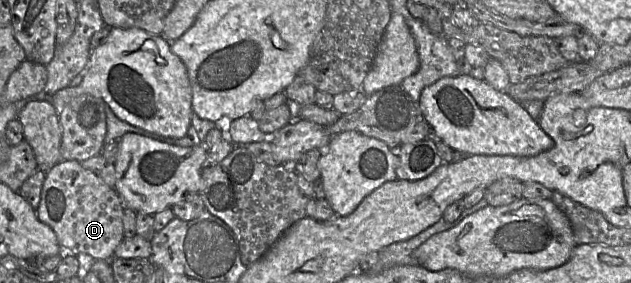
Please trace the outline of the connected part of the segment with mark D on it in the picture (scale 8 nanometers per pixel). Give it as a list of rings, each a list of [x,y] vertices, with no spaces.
[[[61,160],[48,172],[42,186],[36,217],[55,233],[63,253],[86,253],[95,260],[108,260],[124,239],[125,205],[115,189],[76,160]]]

